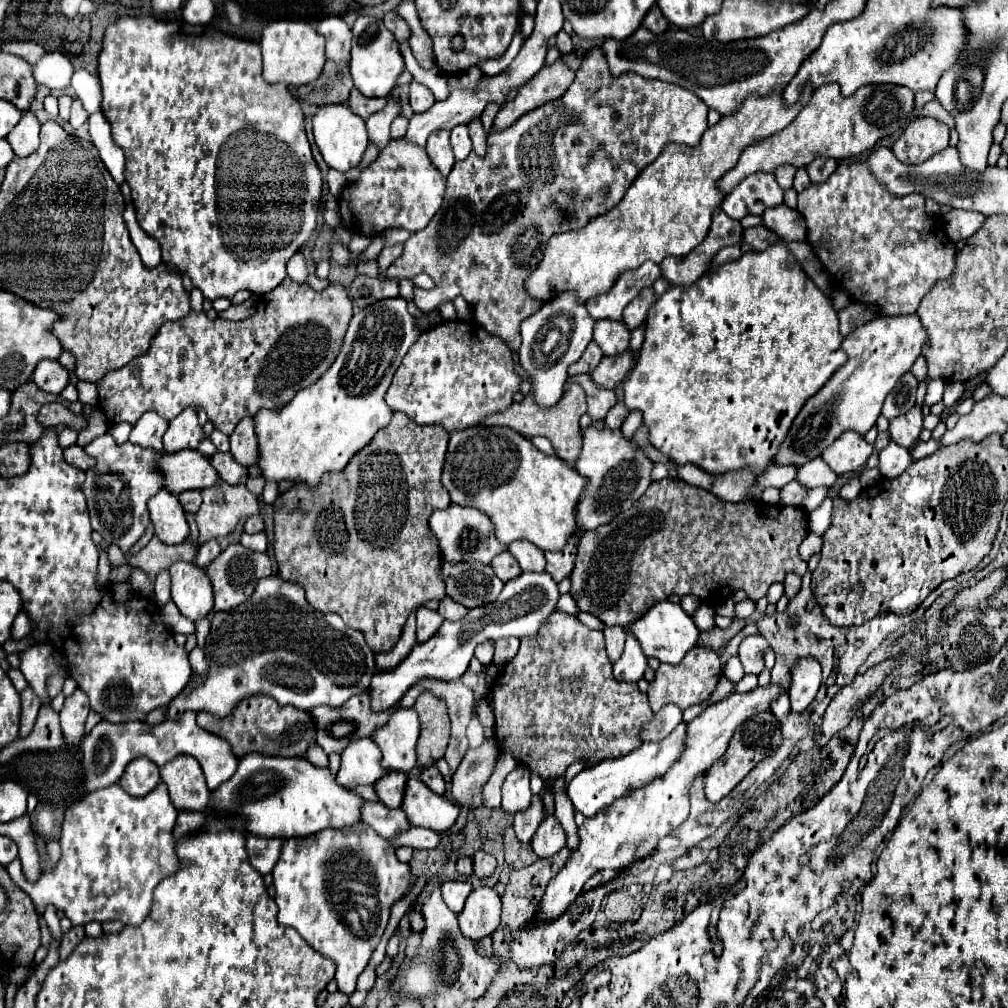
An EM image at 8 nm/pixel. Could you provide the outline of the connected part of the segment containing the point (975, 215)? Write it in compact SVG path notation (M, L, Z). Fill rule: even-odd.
M952 210L944 216L944 230L950 234L950 240L960 242L964 238L970 238L984 222L984 214L980 212L966 212L966 210ZM950 228L950 230L948 230Z

